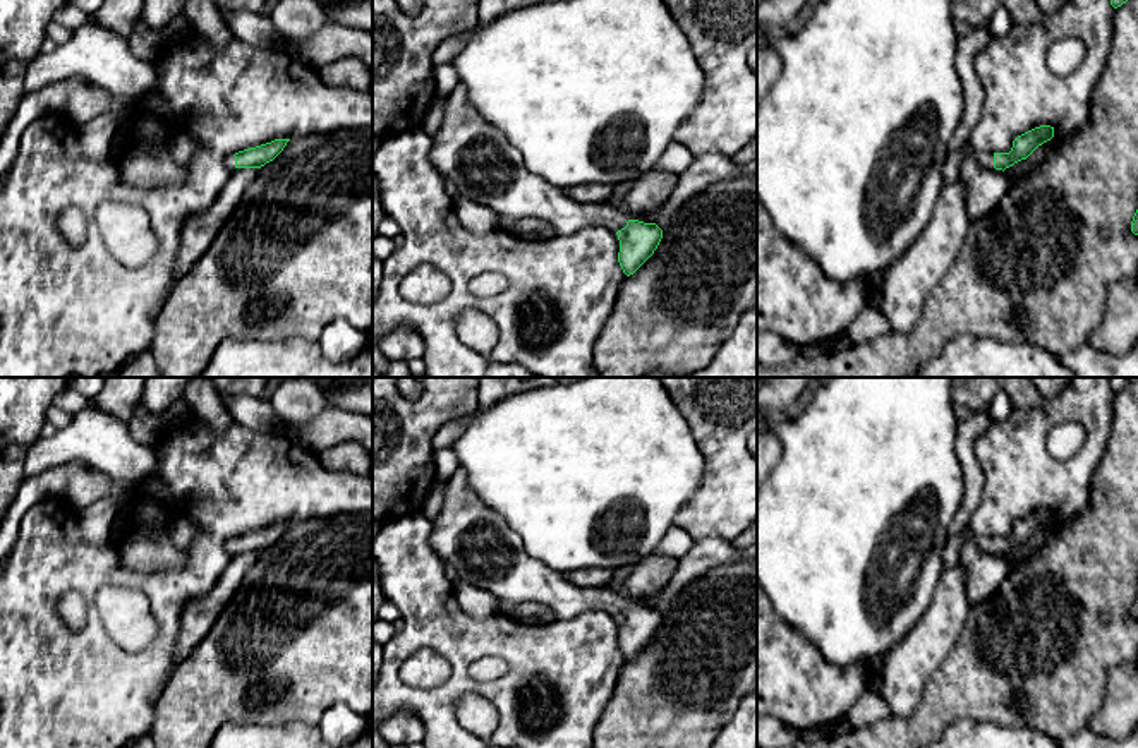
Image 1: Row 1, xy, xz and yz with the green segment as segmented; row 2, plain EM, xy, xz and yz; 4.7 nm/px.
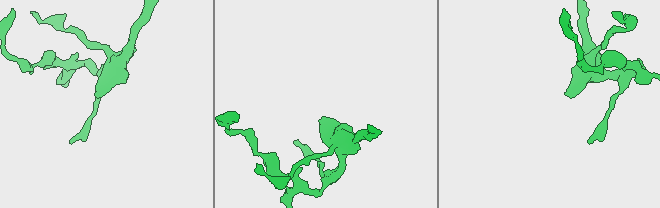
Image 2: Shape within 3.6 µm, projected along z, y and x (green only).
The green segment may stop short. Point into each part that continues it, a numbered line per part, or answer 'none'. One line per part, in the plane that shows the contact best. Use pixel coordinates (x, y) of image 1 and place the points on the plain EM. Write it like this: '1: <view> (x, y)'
1: xz (469, 536)

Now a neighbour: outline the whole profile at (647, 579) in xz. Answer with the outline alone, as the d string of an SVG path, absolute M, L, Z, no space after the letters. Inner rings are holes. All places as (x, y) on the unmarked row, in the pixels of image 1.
M656 552L635 564L621 585L608 588L630 602L642 604L666 588L676 568L676 558Z

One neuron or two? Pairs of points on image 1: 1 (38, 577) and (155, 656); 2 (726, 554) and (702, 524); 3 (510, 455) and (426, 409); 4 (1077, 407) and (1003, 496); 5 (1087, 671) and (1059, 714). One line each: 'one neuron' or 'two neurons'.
1: one neuron
2: two neurons
3: two neurons
4: one neuron
5: one neuron

